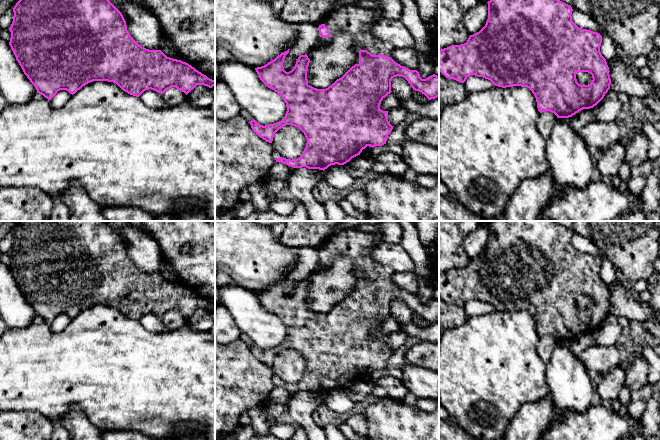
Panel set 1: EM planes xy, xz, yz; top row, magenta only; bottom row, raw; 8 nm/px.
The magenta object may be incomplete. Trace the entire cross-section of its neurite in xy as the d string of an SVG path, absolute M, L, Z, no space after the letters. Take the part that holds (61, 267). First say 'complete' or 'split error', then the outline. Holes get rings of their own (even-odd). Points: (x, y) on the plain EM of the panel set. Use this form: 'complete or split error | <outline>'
complete | M22 221L13 236L9 269L37 317L49 324L60 314L73 319L93 305L116 307L123 315L136 321L149 313L163 318L176 311L187 319L197 309L215 310L215 304L188 287L167 281L161 274L149 274L139 269L129 258L122 237L106 221Z

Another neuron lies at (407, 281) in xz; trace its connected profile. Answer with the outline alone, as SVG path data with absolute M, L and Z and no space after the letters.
M394 272L391 282L396 287L410 294L417 294L419 290L418 279L414 272Z

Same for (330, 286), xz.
M346 257L331 258L328 268L310 272L307 276L310 283L308 309L317 313L328 312L355 289L359 275L358 262Z

